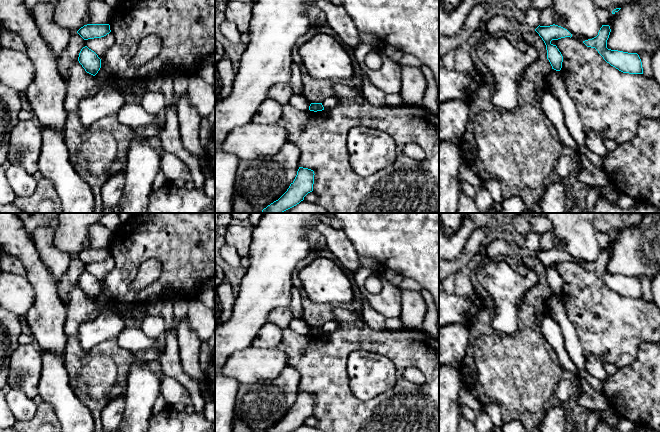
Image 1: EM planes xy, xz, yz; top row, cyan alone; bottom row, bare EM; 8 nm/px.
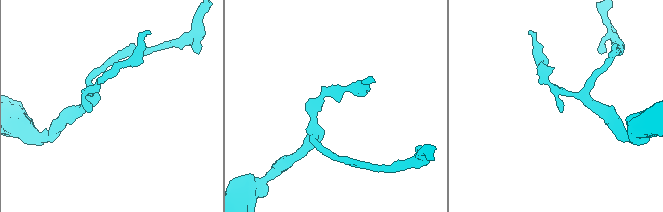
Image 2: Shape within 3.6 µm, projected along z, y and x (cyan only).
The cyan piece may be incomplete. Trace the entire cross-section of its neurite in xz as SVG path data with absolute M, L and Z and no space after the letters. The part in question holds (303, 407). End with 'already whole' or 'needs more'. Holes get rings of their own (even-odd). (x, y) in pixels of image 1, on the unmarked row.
M299 391L294 405L287 415L266 432L292 432L304 424L304 421L313 415L314 395Z; already whole

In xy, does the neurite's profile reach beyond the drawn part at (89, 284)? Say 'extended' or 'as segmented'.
as segmented

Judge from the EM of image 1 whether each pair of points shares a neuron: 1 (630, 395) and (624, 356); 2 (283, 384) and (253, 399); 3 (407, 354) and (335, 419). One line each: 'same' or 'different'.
1: different
2: same
3: same

